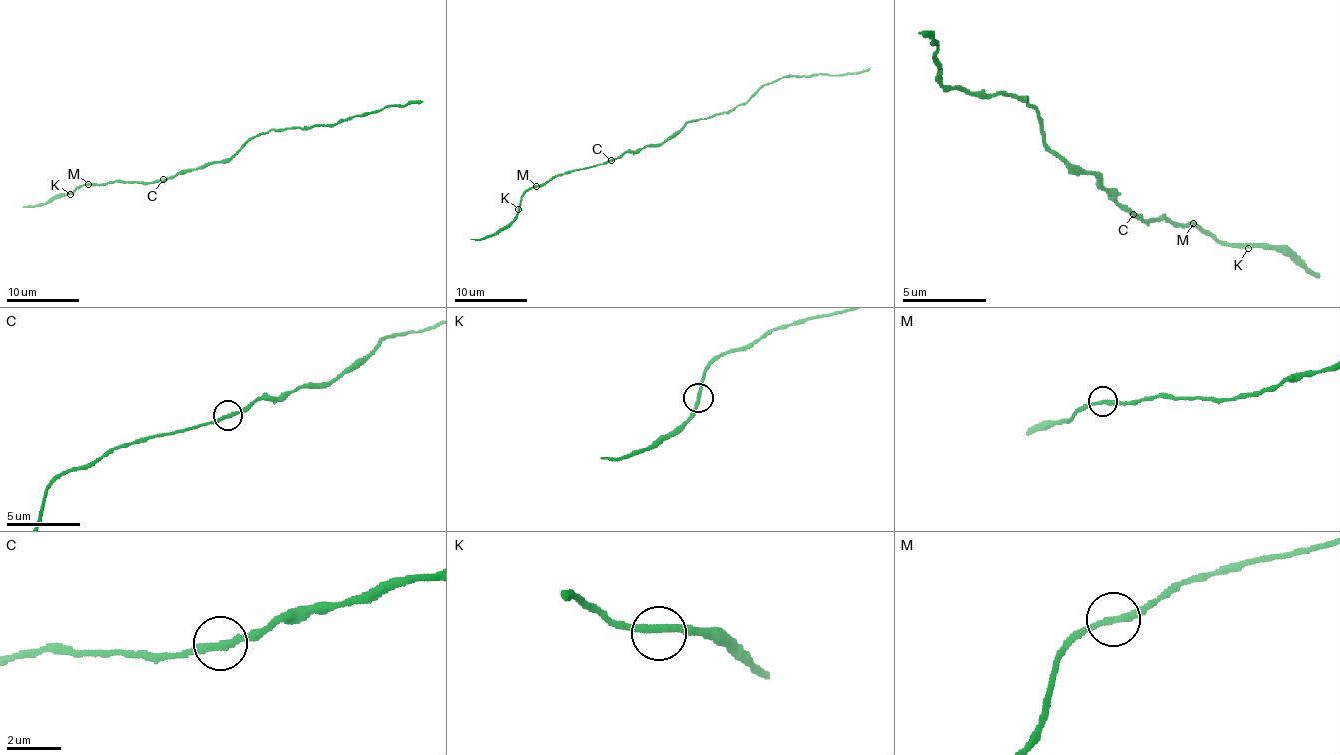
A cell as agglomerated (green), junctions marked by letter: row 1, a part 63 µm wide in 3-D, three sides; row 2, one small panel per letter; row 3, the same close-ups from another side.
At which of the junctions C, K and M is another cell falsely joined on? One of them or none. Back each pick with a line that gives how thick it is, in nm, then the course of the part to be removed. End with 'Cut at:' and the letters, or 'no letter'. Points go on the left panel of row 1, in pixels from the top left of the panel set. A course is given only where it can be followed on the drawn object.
Cut at: no letter

